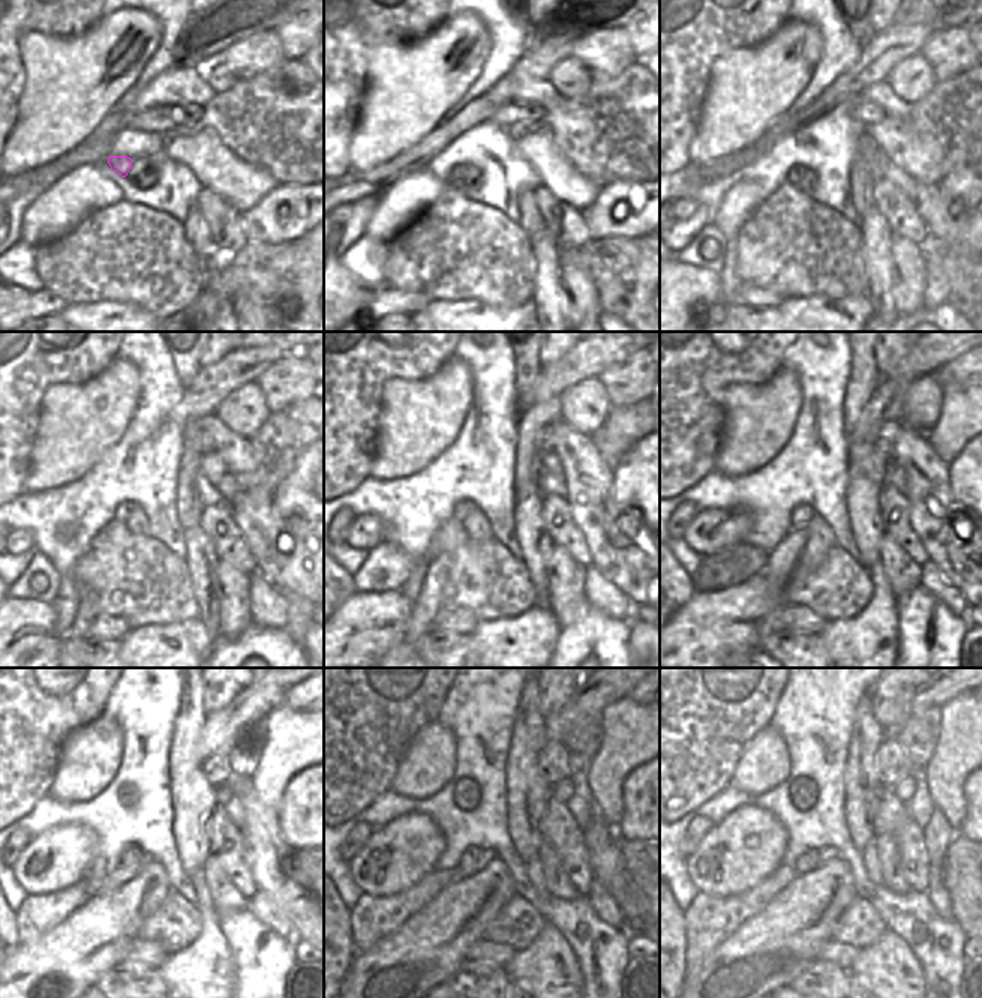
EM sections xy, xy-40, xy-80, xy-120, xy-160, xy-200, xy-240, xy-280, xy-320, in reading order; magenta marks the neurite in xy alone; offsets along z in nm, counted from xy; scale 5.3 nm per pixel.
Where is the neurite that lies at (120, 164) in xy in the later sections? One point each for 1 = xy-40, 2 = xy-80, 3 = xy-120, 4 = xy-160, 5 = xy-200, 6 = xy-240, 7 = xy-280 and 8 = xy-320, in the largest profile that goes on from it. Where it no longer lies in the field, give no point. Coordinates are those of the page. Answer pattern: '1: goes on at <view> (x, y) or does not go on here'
1: goes on at xy-40 (459, 171)
2: goes on at xy-80 (796, 171)
3: goes on at xy-120 (125, 509)
4: goes on at xy-160 (464, 508)
5: goes on at xy-200 (801, 517)
6: goes on at xy-240 (131, 857)
7: goes on at xy-280 (468, 862)
8: goes on at xy-320 (810, 859)

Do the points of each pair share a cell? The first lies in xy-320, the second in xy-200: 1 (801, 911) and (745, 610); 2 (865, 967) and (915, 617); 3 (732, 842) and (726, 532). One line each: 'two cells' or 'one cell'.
1: one cell
2: two cells
3: one cell

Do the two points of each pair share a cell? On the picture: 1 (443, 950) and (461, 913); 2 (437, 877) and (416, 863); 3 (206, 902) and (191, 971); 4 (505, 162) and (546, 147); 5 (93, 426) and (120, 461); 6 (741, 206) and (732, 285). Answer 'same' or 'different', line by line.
1: same
2: different
3: same
4: different
5: different
6: same

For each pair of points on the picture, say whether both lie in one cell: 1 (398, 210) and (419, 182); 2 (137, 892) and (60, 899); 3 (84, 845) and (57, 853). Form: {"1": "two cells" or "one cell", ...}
{"1": "one cell", "2": "two cells", "3": "one cell"}

